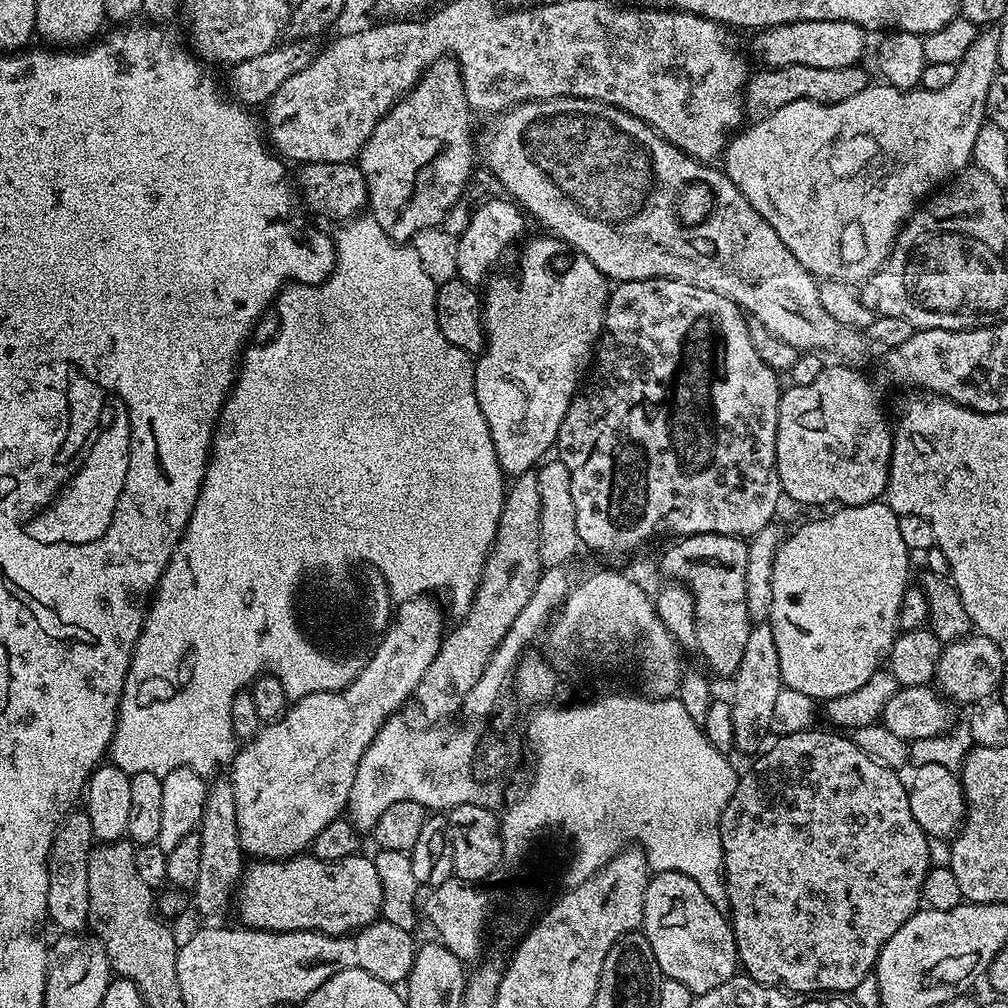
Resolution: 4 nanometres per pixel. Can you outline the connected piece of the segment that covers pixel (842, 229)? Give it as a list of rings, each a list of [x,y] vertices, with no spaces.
[[[981,31],[966,50],[964,59],[956,64],[954,82],[950,82],[950,86],[945,86],[943,90],[928,92],[925,88],[917,87],[911,91],[900,91],[891,84],[878,82],[862,90],[862,94],[854,94],[854,98],[846,98],[846,102],[834,102],[833,104],[819,104],[813,100],[790,102],[790,106],[782,106],[782,110],[774,110],[770,118],[762,118],[749,123],[743,130],[737,131],[729,139],[728,147],[724,149],[722,170],[730,178],[730,182],[738,186],[746,202],[750,202],[750,206],[754,206],[754,210],[762,214],[762,218],[772,227],[774,234],[782,238],[786,250],[790,250],[790,254],[794,254],[794,258],[798,258],[798,262],[802,262],[802,266],[811,272],[813,277],[821,281],[840,280],[841,283],[850,285],[855,285],[856,280],[867,281],[869,276],[883,269],[884,262],[888,259],[888,254],[892,251],[897,236],[900,235],[902,225],[916,211],[921,201],[929,194],[935,193],[956,173],[973,163],[974,142],[978,142],[978,130],[986,123],[984,111],[990,94],[990,82],[994,82],[997,71],[998,31]]]

